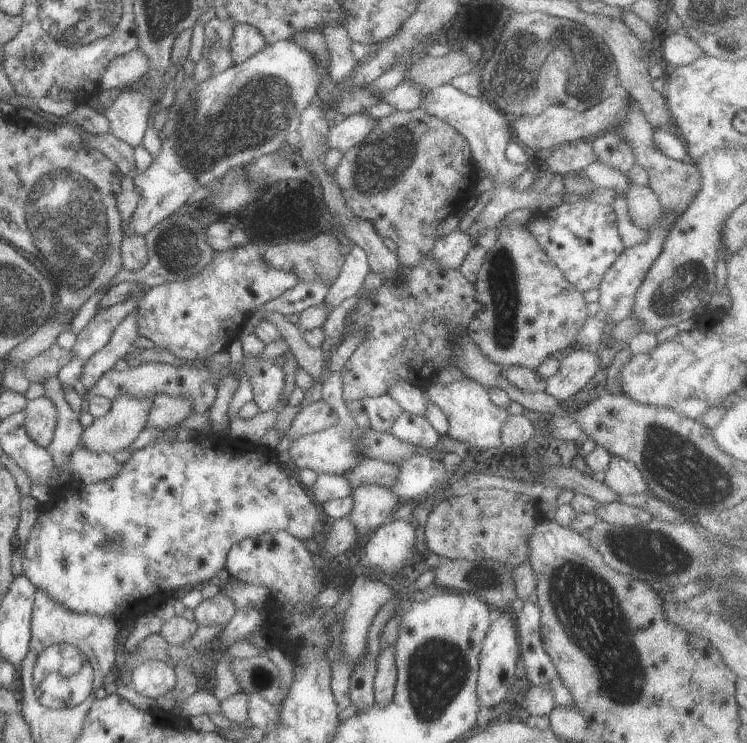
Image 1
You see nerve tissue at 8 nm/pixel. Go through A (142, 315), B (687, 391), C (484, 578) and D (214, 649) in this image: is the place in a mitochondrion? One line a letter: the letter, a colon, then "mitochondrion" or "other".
A: other
B: mitochondrion
C: mitochondrion
D: other

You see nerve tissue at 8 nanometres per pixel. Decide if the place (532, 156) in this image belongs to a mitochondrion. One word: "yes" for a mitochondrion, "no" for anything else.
no

